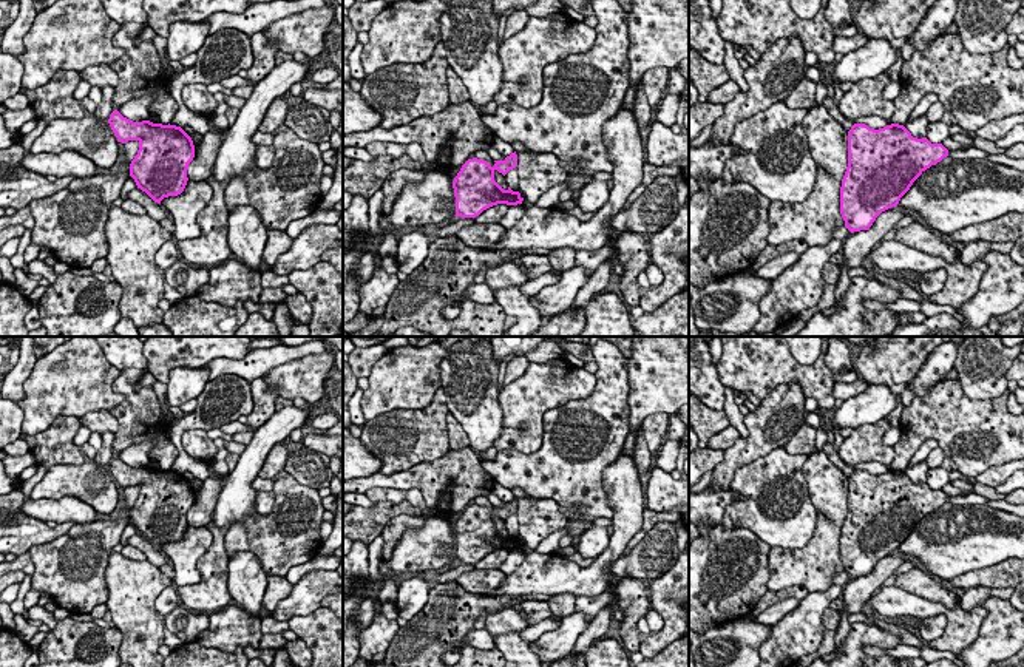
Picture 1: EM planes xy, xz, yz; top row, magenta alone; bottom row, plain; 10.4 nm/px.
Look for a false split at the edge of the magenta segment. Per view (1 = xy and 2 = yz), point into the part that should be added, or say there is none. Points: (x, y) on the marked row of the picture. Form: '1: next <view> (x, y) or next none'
1: next none
2: next none

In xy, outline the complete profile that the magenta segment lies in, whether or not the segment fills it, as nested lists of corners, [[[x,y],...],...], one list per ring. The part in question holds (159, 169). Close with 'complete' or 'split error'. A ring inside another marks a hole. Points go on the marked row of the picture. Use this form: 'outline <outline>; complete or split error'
outline [[[117,110],[111,113],[108,124],[119,142],[139,142],[137,154],[130,164],[130,176],[137,188],[158,204],[184,191],[195,145],[181,127],[150,120],[133,122]]]; complete

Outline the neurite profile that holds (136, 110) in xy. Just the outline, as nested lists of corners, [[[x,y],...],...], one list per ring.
[[[162,88],[150,93],[150,94],[144,94],[142,97],[128,100],[127,103],[120,105],[117,108],[117,111],[133,120],[133,122],[142,122],[142,120],[148,120],[150,113],[148,113],[148,107],[153,102],[153,99],[158,96],[158,93],[162,91]]]

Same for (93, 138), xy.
[[[96,116],[54,119],[32,142],[29,153],[60,153],[73,150],[94,162],[96,167],[111,168],[117,161],[119,141],[108,120]]]

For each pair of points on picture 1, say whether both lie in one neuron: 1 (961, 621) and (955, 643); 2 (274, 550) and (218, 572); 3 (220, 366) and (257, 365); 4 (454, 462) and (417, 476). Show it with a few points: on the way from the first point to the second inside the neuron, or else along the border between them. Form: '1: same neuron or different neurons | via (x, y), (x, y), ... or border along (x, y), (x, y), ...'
1: same neuron | via (958, 626), (955, 638)
2: different neurons | border along (229, 527), (224, 536), (227, 556)
3: same neuron | via (229, 366), (247, 366)
4: same neuron | via (445, 471), (439, 476), (427, 476)

